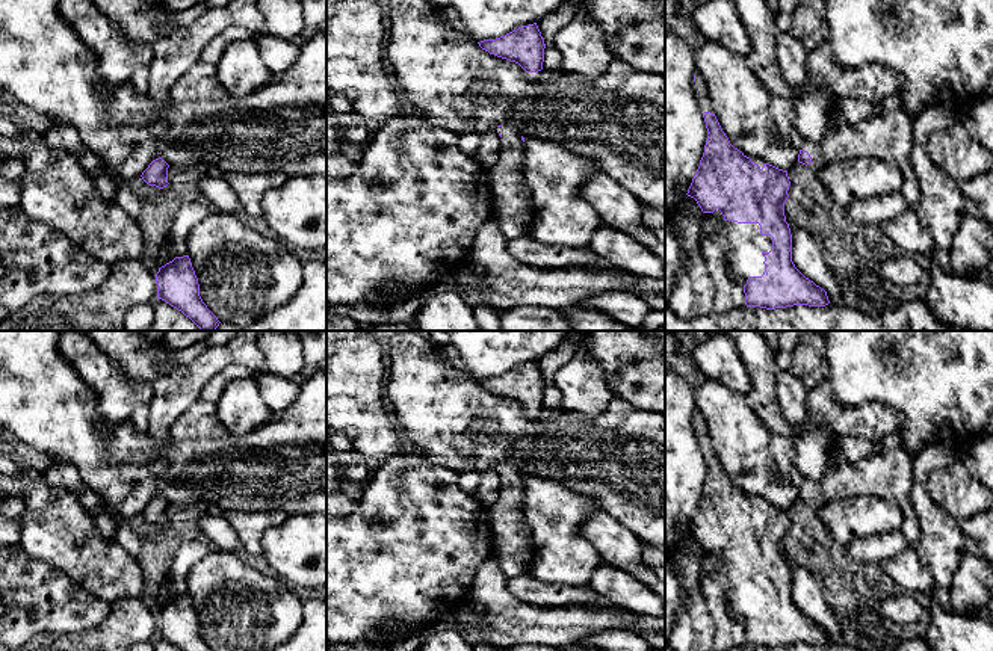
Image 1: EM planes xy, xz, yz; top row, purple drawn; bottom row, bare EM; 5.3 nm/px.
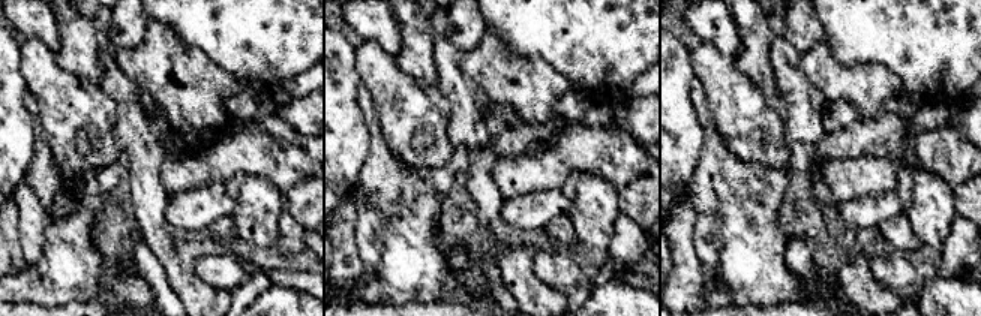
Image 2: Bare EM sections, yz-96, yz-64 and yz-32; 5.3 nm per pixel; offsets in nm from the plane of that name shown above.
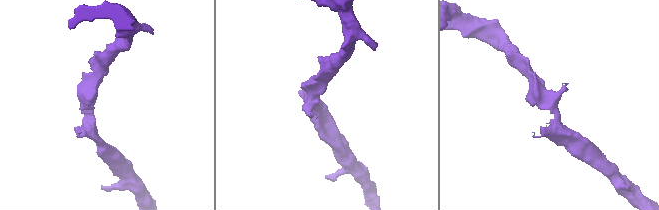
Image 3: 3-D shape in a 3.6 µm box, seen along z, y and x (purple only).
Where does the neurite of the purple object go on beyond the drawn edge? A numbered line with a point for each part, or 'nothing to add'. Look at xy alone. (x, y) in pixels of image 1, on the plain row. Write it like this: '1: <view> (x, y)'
nothing to add

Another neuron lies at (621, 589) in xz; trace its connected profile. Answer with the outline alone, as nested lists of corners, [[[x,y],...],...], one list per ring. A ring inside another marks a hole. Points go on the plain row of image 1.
[[[608,563],[600,565],[588,588],[614,606],[648,618],[665,615],[665,603],[644,583]]]

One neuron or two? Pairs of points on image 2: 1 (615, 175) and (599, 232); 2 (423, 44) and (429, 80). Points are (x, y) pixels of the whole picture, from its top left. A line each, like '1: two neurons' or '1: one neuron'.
1: two neurons
2: one neuron

